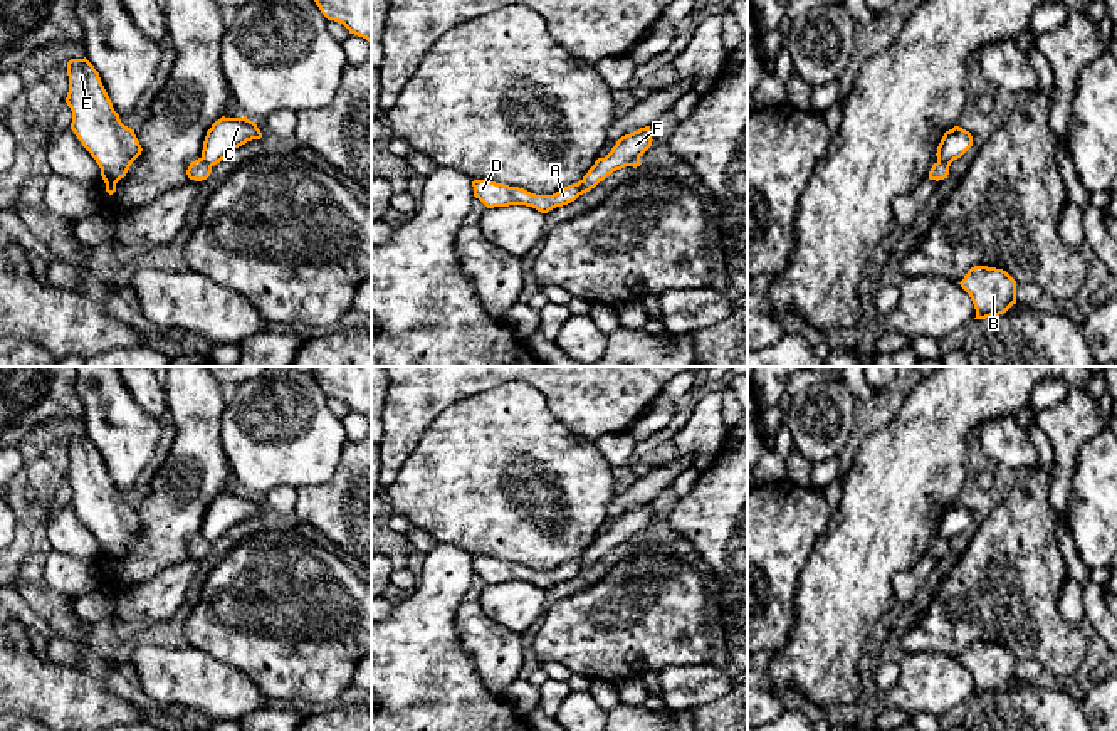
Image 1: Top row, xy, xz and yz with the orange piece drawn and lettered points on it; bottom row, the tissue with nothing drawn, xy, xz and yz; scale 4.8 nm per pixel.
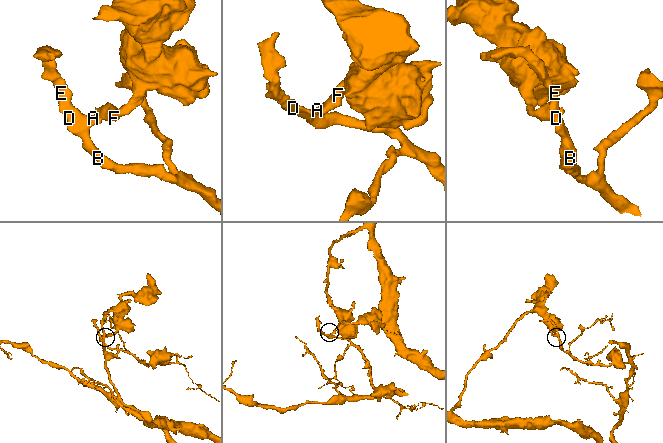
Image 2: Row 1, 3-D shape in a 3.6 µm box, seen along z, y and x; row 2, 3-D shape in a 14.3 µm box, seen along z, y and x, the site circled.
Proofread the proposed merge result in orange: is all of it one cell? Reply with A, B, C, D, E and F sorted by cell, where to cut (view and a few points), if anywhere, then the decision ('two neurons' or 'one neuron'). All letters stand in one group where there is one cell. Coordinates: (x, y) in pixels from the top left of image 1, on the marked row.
groups A B D E / C F; cut xz (583, 180), (580, 194); two neurons

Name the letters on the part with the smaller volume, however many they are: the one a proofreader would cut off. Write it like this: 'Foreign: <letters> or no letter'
Foreign: A, B, D, E

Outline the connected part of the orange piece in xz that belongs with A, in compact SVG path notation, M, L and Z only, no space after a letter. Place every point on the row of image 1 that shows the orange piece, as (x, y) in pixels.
M474 180L474 197L479 198L487 208L526 205L541 213L548 213L556 207L568 205L581 195L583 180L568 185L553 195L536 195L519 187L509 187L489 180Z

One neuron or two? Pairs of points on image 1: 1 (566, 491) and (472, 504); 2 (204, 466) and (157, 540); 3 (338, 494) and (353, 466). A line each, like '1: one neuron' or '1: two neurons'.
1: one neuron
2: one neuron
3: one neuron

